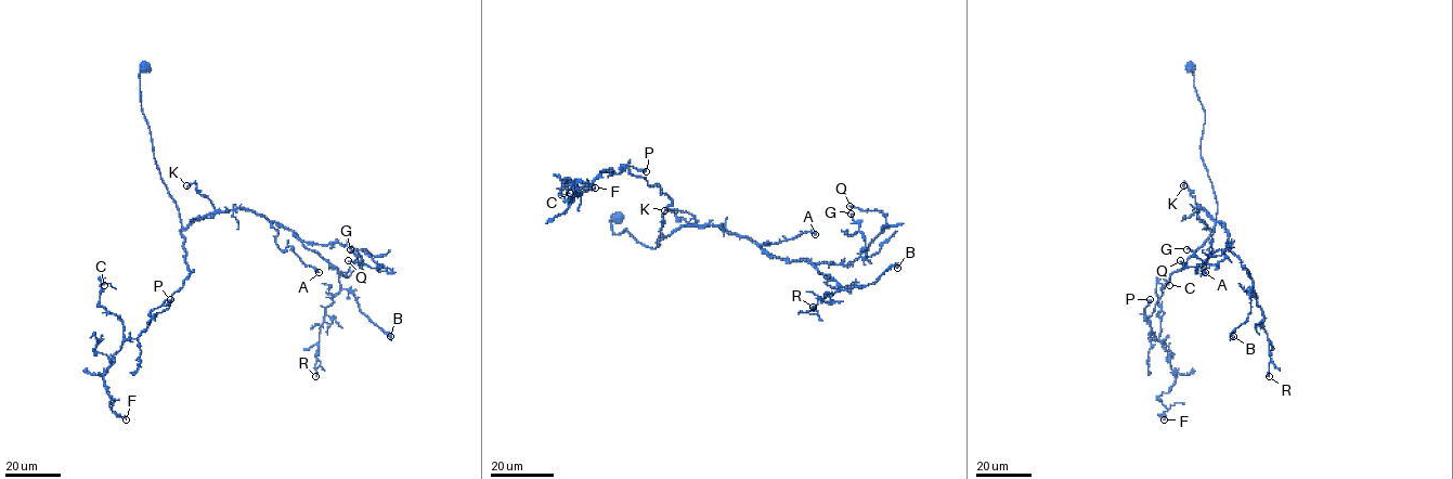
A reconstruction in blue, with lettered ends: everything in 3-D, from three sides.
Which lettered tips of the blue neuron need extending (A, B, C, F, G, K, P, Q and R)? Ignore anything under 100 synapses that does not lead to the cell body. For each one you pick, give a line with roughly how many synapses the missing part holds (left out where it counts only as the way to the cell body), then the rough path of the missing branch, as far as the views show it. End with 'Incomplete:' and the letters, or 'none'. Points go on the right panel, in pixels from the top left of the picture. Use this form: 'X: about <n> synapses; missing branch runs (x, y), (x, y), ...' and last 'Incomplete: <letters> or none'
Incomplete: none

